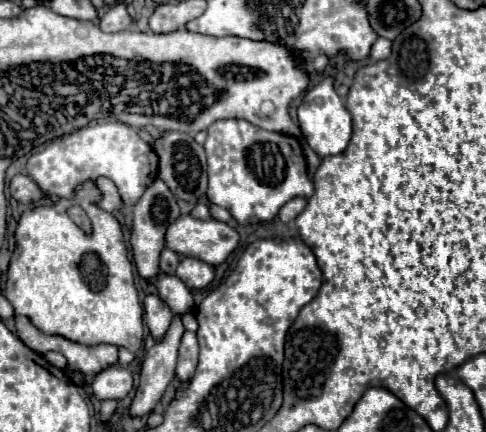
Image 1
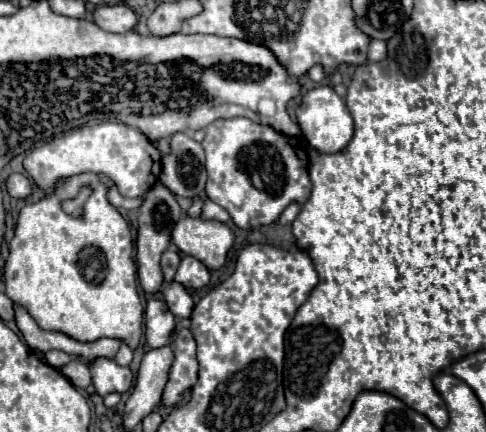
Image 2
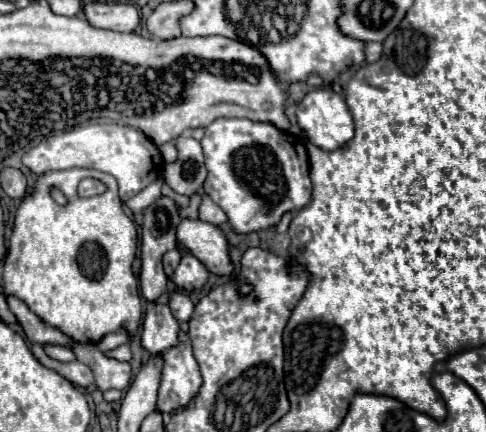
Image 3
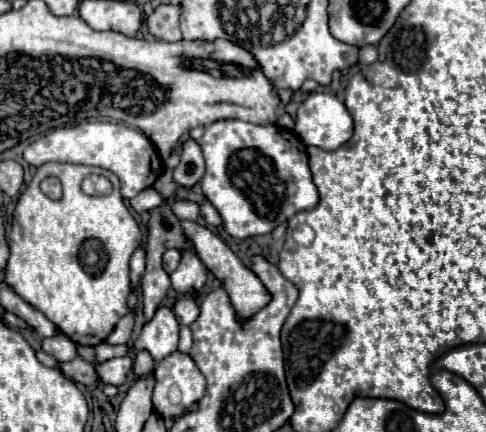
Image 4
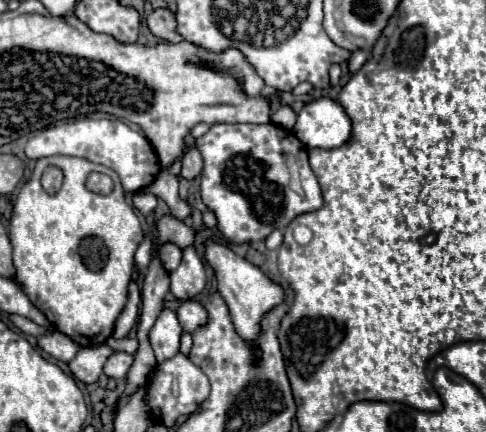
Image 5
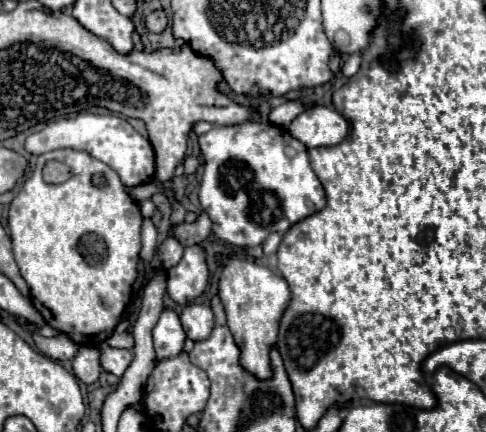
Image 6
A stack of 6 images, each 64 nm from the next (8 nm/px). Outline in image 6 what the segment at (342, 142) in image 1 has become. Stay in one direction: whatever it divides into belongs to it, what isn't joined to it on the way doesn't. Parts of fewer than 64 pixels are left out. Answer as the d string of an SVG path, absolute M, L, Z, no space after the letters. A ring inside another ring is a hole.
M314 106L298 114L288 132L306 148L336 146L348 134L346 118L332 106Z

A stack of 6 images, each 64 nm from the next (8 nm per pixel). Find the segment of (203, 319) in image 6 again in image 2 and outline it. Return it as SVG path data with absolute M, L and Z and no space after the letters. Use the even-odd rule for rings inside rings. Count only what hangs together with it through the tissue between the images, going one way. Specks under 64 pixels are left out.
M176 280L164 282L162 294L164 294L164 302L168 304L170 312L176 318L188 318L190 316L190 312L194 308L194 300L192 300L192 296L186 292L186 288L182 284L176 284Z

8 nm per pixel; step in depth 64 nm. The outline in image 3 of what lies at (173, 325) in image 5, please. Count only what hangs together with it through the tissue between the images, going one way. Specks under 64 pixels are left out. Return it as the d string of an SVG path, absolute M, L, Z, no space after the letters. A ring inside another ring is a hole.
M150 302L142 324L142 346L150 354L164 354L178 342L178 320L166 304Z

